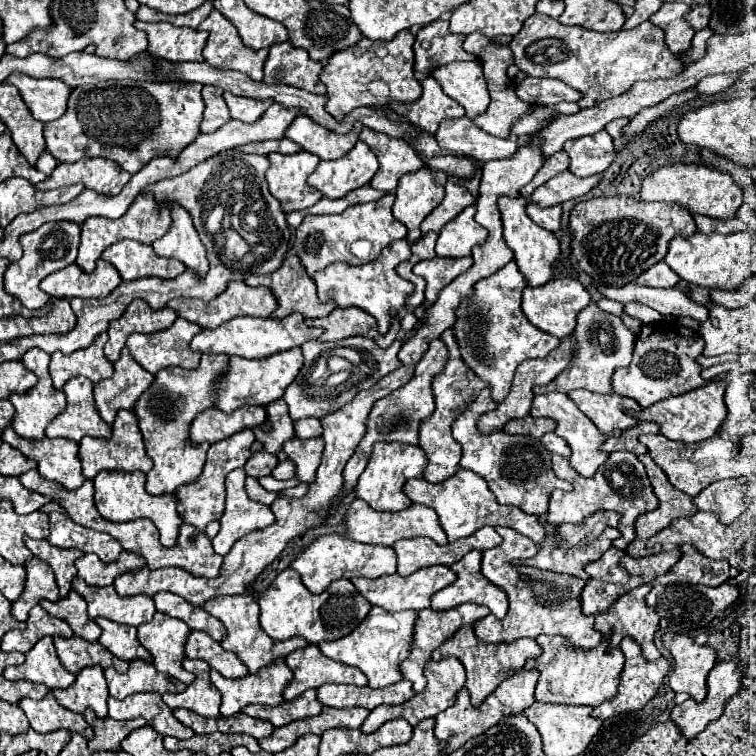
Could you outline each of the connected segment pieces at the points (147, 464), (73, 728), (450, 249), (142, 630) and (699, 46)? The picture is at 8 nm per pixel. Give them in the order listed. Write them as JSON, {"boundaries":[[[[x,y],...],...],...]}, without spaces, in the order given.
{"boundaries":[[[[118,411],[116,421],[112,423],[112,437],[110,439],[94,439],[94,437],[84,437],[80,441],[80,461],[82,461],[82,473],[88,479],[94,479],[100,471],[144,471],[148,473],[152,467],[152,461],[148,459],[142,443],[142,435],[138,429],[138,417],[134,411]]],[[[52,691],[40,701],[34,701],[28,697],[20,699],[18,705],[26,713],[32,729],[36,729],[38,733],[50,733],[58,729],[66,729],[70,733],[82,733],[88,727],[82,715],[72,713],[58,703],[52,703],[52,699],[54,699]]],[[[466,207],[458,217],[446,223],[436,243],[438,257],[468,257],[472,247],[486,241],[488,231],[474,219],[476,207]]],[[[154,613],[150,623],[138,627],[138,639],[152,653],[154,667],[164,675],[184,681],[186,685],[194,681],[194,675],[182,667],[182,661],[186,659],[184,645],[188,637],[190,627],[184,621],[164,613]]],[[[702,29],[702,31],[698,31],[698,33],[694,35],[692,47],[688,49],[688,61],[696,61],[696,59],[700,59],[700,57],[704,55],[704,51],[706,51],[706,39],[708,39],[710,35],[714,35],[710,29]]]]}

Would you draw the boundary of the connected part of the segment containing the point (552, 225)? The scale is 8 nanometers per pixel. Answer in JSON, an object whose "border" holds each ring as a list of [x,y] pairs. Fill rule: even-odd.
{"border":[[[528,203],[526,205],[526,213],[528,217],[538,223],[540,227],[556,233],[560,229],[560,215],[562,215],[562,207],[554,205],[554,207],[538,207],[536,203]]]}

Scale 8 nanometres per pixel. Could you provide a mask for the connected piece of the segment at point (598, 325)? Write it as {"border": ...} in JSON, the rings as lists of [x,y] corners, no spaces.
{"border":[[[590,303],[578,315],[578,325],[574,329],[574,335],[578,339],[578,351],[576,351],[572,363],[568,365],[568,369],[564,369],[548,385],[534,387],[536,395],[550,393],[550,391],[570,393],[574,389],[588,389],[588,391],[594,391],[594,393],[612,393],[612,373],[614,373],[616,367],[622,367],[622,365],[630,363],[636,335],[630,333],[616,315],[602,311],[596,303]]]}

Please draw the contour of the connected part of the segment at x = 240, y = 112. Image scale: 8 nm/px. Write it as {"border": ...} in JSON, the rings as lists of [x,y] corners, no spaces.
{"border":[[[226,93],[226,103],[228,103],[228,109],[234,113],[234,119],[254,123],[256,119],[262,117],[262,113],[274,101],[272,99],[258,101],[258,99],[246,99],[246,97],[238,97],[238,95],[232,95],[232,93]]]}

